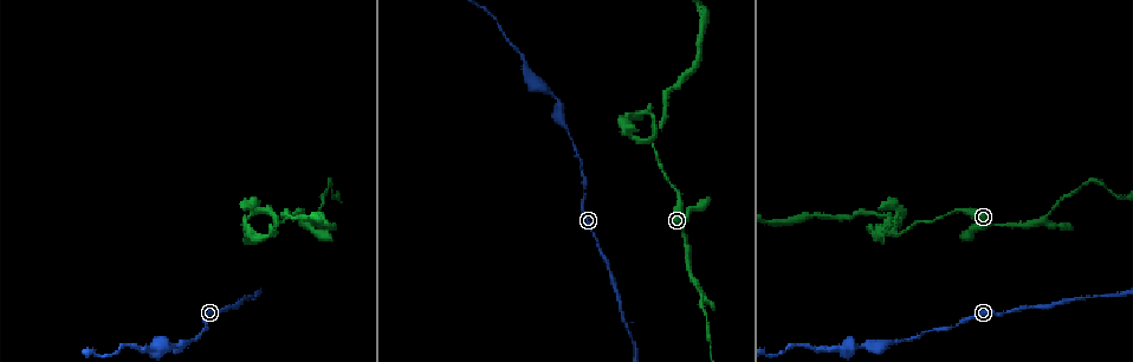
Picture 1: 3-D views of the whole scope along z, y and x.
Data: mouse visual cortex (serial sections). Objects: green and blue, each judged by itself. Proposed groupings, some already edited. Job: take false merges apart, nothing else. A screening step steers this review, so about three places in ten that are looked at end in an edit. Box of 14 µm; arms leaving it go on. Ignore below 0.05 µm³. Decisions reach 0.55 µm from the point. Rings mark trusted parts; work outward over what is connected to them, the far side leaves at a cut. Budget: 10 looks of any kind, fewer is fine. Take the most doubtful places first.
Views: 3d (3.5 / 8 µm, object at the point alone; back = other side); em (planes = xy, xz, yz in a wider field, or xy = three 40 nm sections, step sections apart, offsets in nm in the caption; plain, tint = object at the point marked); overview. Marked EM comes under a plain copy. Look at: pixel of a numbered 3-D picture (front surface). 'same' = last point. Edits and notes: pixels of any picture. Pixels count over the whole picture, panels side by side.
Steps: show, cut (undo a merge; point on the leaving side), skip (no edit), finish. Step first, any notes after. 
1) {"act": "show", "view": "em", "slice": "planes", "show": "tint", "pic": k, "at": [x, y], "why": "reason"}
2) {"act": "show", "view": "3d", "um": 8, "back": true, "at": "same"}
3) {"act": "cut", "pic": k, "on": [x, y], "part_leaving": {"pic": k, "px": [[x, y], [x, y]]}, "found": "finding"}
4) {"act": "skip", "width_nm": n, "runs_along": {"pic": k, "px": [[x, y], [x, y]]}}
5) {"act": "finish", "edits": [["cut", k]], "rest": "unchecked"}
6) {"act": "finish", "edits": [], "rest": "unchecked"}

{"act": "show", "view": "3d", "um": 3.5, "back": true, "pic": 1, "at": [328, 184], "why": "a narrow waist"}

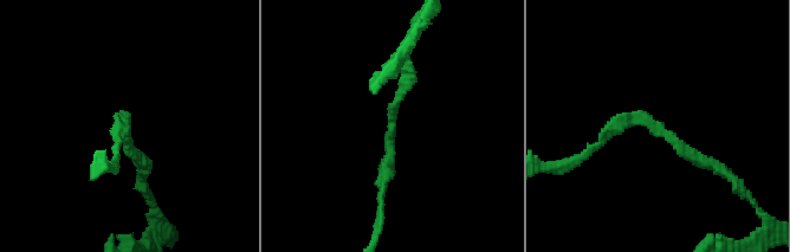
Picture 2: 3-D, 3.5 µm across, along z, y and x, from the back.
{"act": "show", "view": "em", "slice": "xy", "step": 2, "show": "tint", "pic": 2, "at": [393, 127], "arm_widths_nm": [150, 200]}

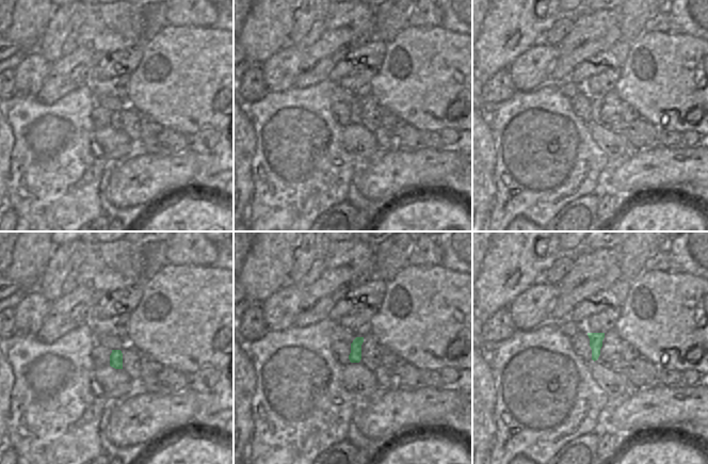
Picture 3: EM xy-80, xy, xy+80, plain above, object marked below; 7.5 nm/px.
{"act": "skip", "width_nm": 90, "runs_along": {"pic": 2, "px": [[408, 69], [408, 84], [394, 105], [382, 193]]}, "found": "one cell here"}

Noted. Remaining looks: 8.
{"act": "show", "view": "3d", "um": 8, "pic": 1, "at": [553, 97], "why": "a narrow waist"}

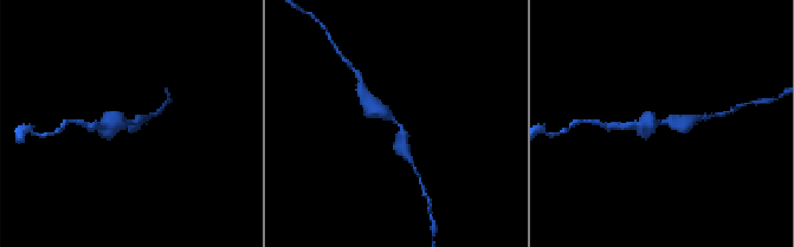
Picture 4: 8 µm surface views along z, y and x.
{"act": "show", "view": "em", "slice": "planes", "show": "tint", "pic": 4, "at": [132, 122], "arm_widths_nm": [300, 450]}

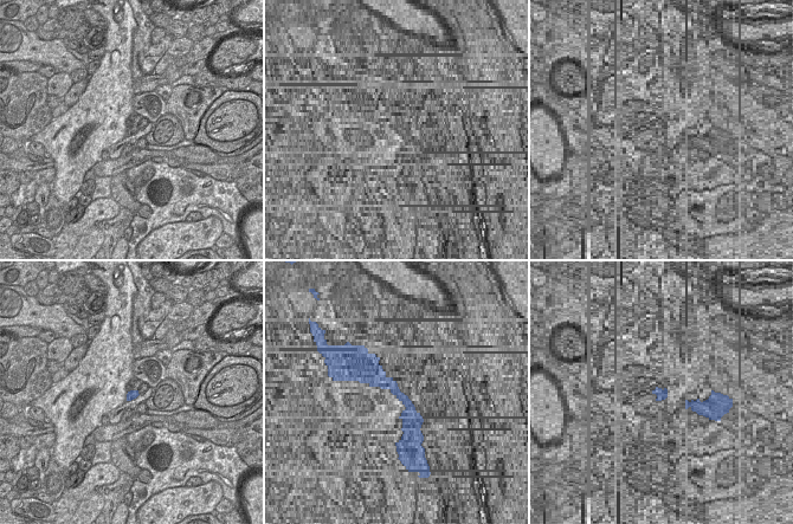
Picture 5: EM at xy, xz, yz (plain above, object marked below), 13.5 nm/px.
{"act": "skip", "runs_along": {"pic": 4, "px": [[407, 155], [401, 125], [369, 103]]}, "found": "one cell here"}

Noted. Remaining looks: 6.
{"act": "show", "view": "em", "slice": "xy", "step": 2, "show": "tint", "pic": 1, "at": [299, 208], "why": "sudden change in width"}

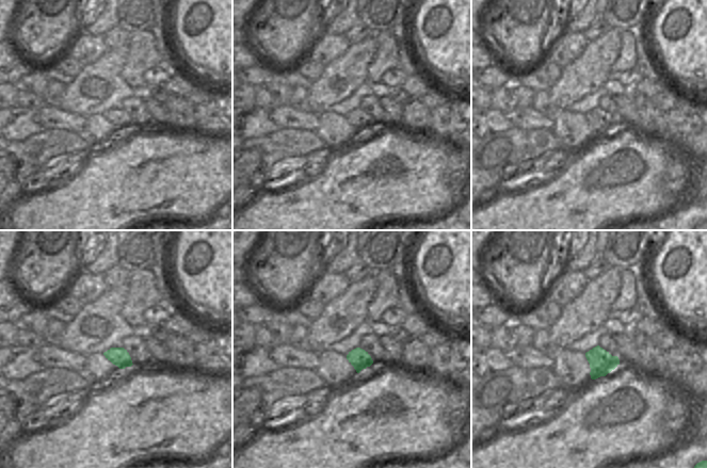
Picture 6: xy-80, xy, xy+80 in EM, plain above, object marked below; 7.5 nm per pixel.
{"act": "show", "view": "3d", "um": 3.5, "back": true, "at": "same"}

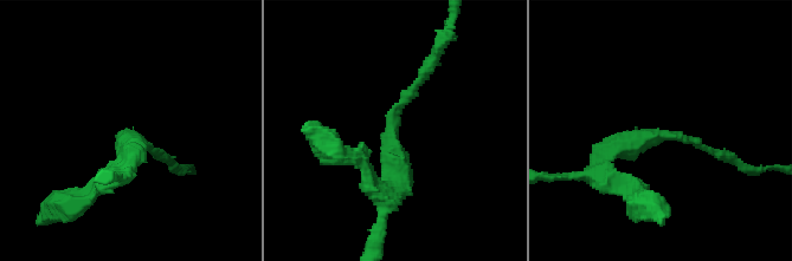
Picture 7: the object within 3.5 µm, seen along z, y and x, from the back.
{"act": "skip", "runs_along": {"pic": 7, "px": [[397, 186], [393, 112], [437, 52]]}, "found": "one cell here"}

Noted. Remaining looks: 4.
{"act": "show", "view": "3d", "um": 3.5, "back": true, "pic": 1, "at": [902, 231], "why": "sharp bend"}

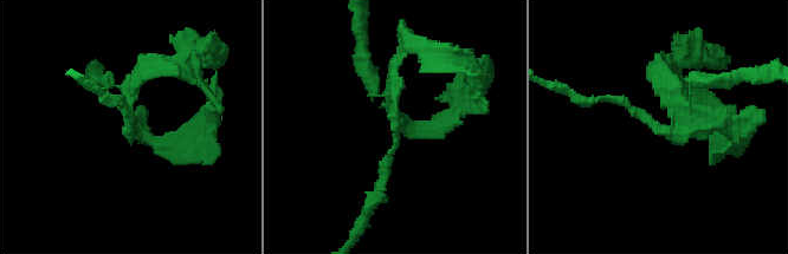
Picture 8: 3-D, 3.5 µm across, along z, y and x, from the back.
{"act": "show", "view": "em", "slice": "xy", "step": 1, "show": "tint", "pic": 8, "at": [128, 125], "arms": 4, "arm_widths_nm": [150, 150, 200, 200], "why": "need the tissue"}

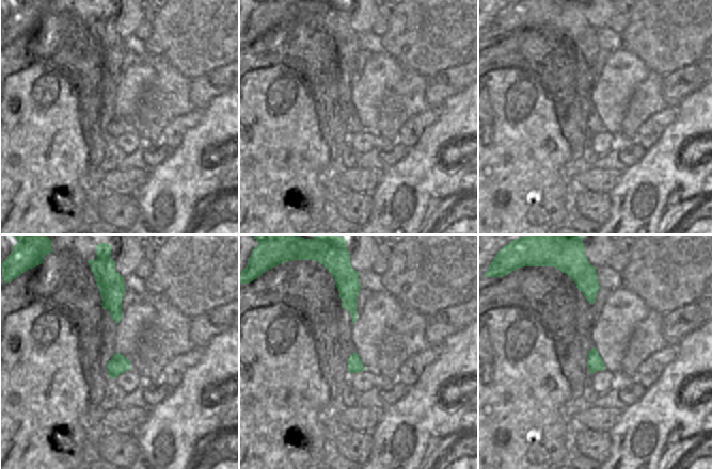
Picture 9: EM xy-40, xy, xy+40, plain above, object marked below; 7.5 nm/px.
{"act": "cut", "pic": 8, "on": [712, 152], "part_leaving": {"pic": 8, "px": [[673, 124], [698, 80], [753, 73]]}, "found": "two cells meet here"}

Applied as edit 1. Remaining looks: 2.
{"act": "finish", "edits": [["cut", 8]], "rest": "unchecked"}

